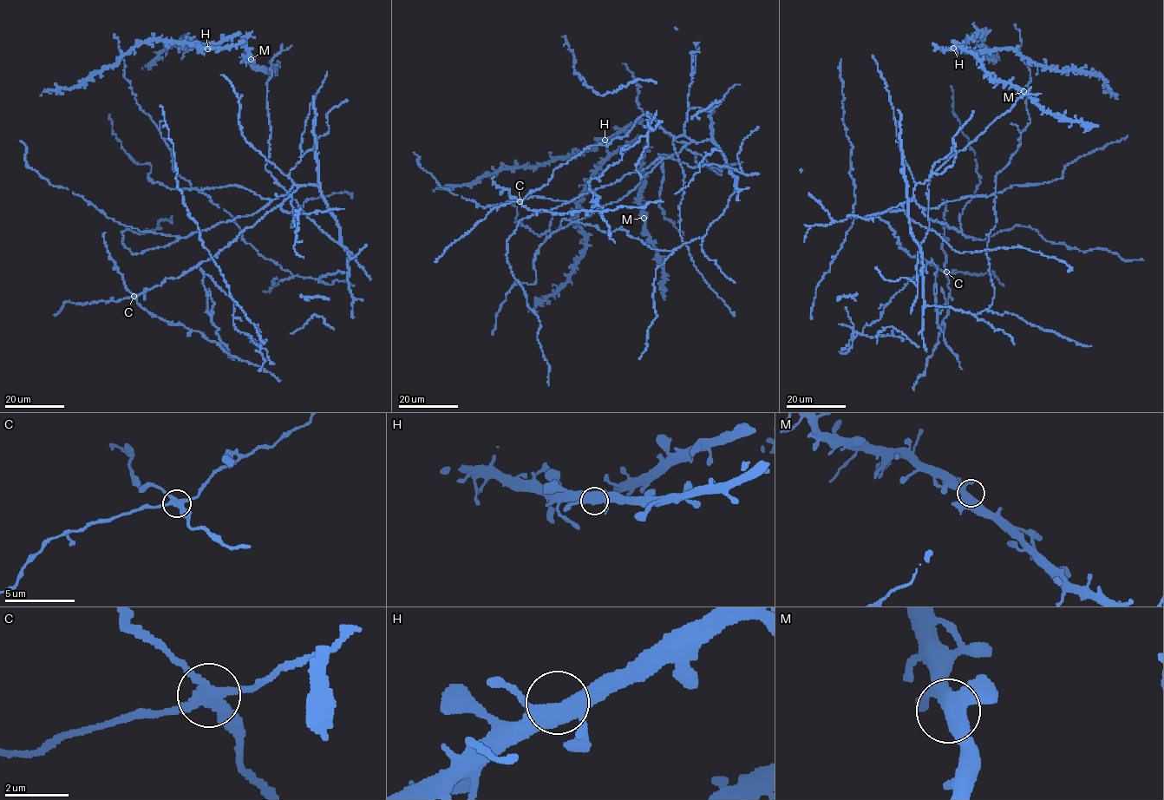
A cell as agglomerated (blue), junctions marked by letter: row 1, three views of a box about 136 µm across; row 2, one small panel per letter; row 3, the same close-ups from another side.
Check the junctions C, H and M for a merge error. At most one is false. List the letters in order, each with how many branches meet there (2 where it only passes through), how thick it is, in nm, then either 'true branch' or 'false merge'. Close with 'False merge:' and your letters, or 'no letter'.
C: 4 | 340 nm | false merge
H: 4 | 480 nm | true branch
M: 4 | 420 nm | true branch
False merge: C

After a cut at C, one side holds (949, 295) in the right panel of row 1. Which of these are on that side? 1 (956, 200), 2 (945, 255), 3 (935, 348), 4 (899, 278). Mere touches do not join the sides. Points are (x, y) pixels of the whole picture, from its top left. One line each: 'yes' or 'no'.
1: no
2: yes
3: yes
4: no

